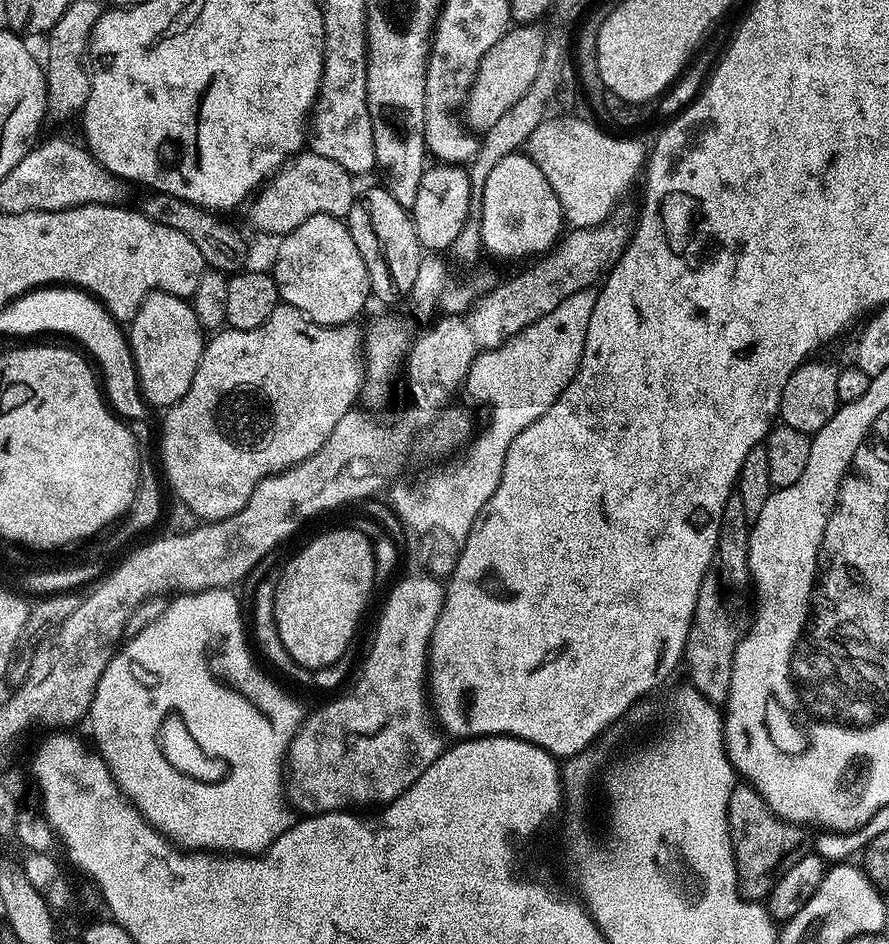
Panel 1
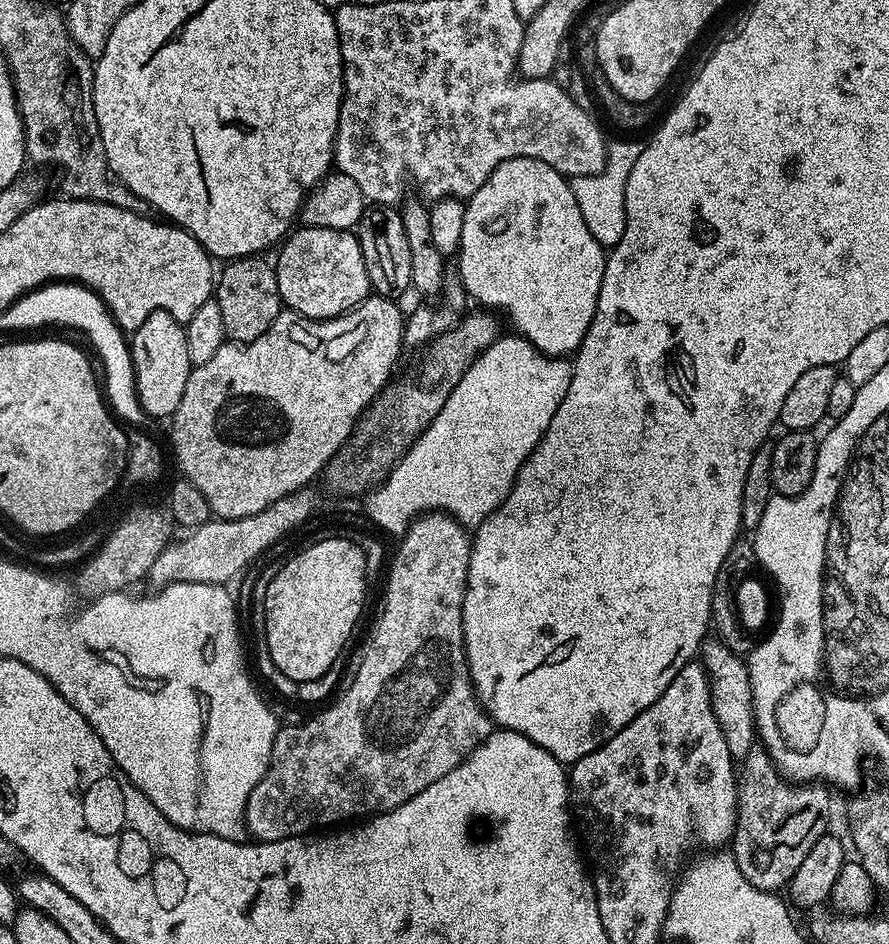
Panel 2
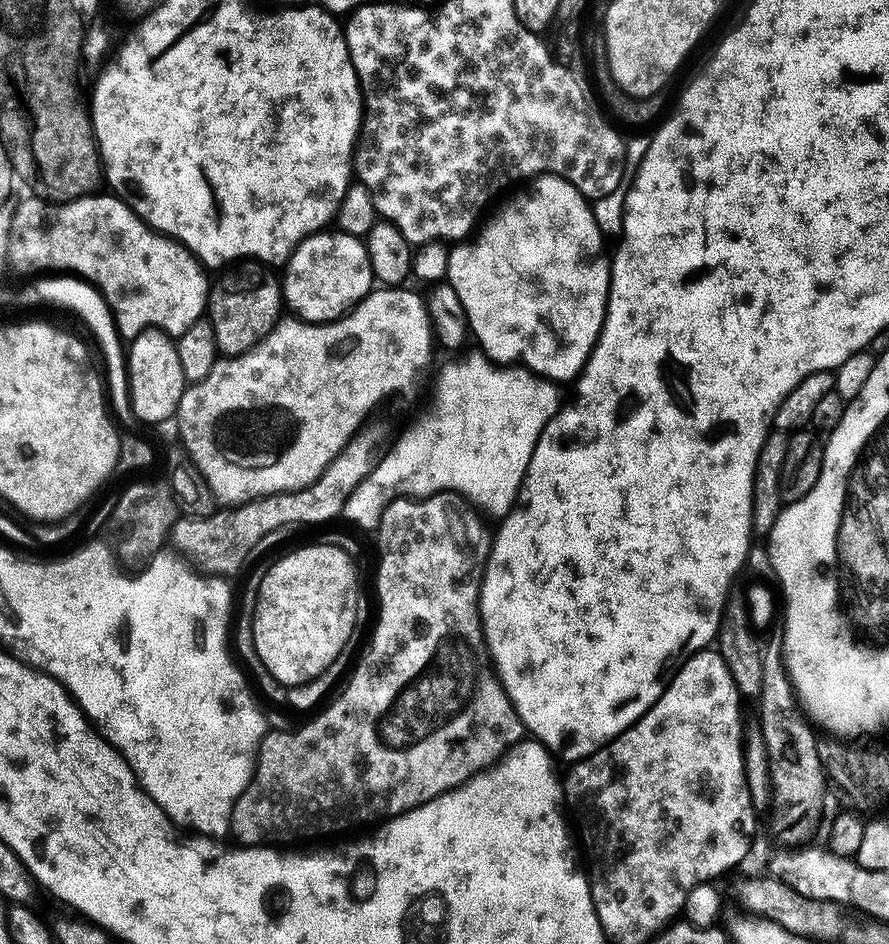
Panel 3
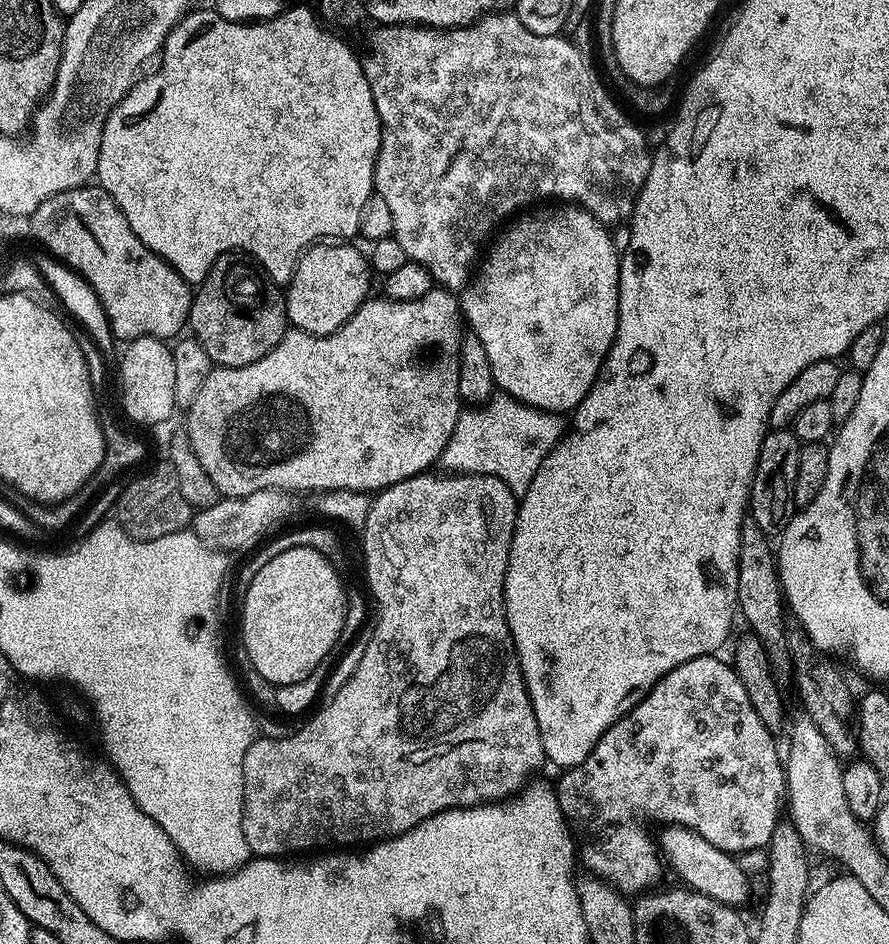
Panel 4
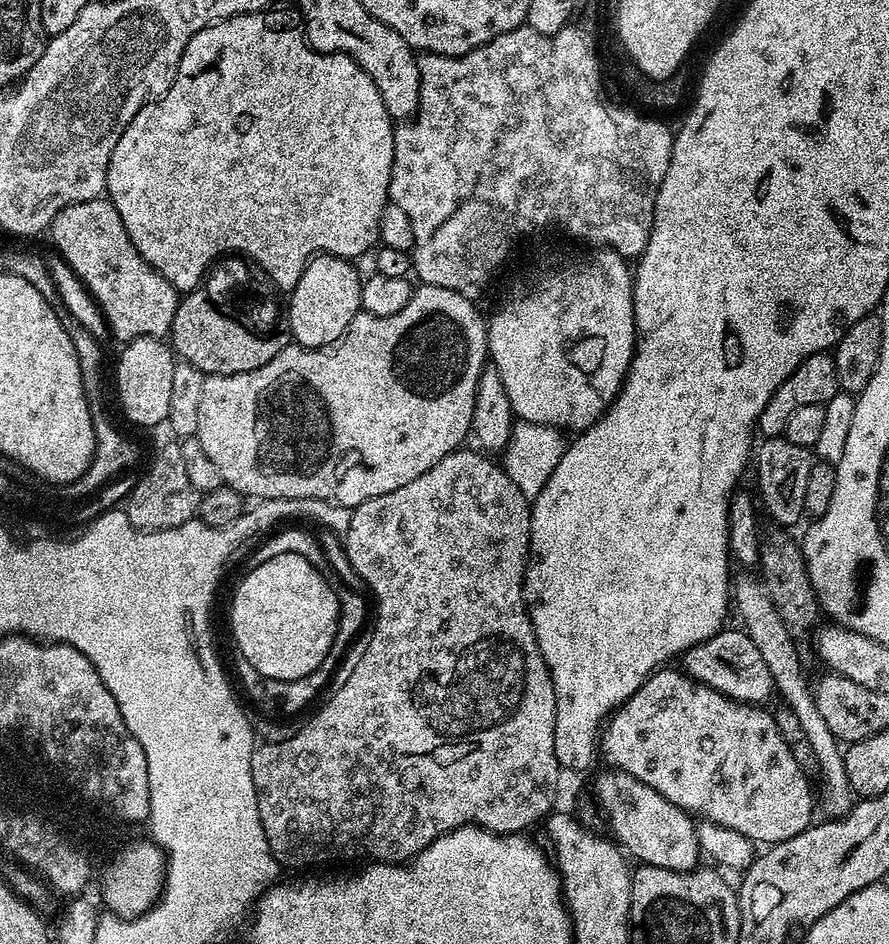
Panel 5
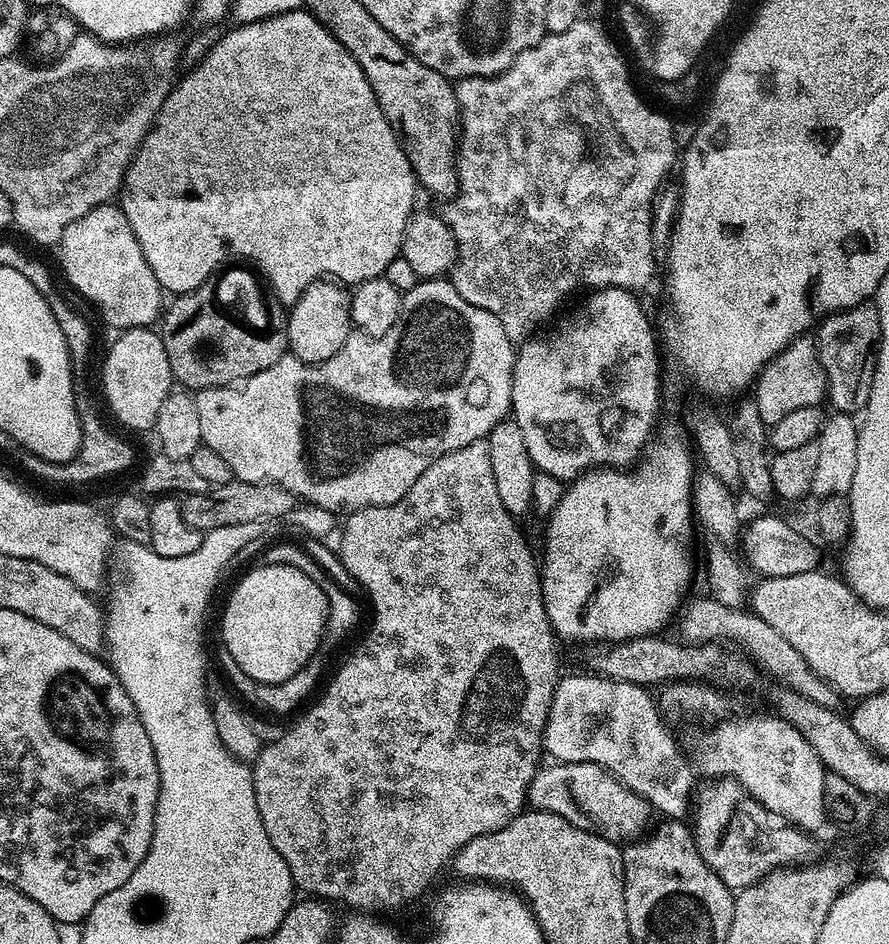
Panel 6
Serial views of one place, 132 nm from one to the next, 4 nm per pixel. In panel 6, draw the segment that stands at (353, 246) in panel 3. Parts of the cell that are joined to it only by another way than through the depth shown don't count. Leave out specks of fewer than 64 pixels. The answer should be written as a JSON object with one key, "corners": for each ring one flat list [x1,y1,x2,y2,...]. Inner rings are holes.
{"corners":[[328,278,315,280,301,294,298,302,291,305,288,312,288,352,307,364,321,364,326,362,326,358,334,358,334,354,338,354,338,350,342,350,346,338,354,330,352,327,352,315,350,314,351,301,352,297,347,287,341,286]]}

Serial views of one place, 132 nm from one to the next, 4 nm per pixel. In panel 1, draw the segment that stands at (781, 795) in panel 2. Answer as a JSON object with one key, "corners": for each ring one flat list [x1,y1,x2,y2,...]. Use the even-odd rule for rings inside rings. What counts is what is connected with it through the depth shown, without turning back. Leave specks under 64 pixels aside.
{"corners":[[737,783,730,794,728,803,728,833,732,839,732,853,736,859,736,887,743,899,760,902,771,892,776,884,776,877,788,867,790,858,797,860,806,855,810,836,798,824,782,819,774,810,768,808,768,803,762,794,751,783]]}

